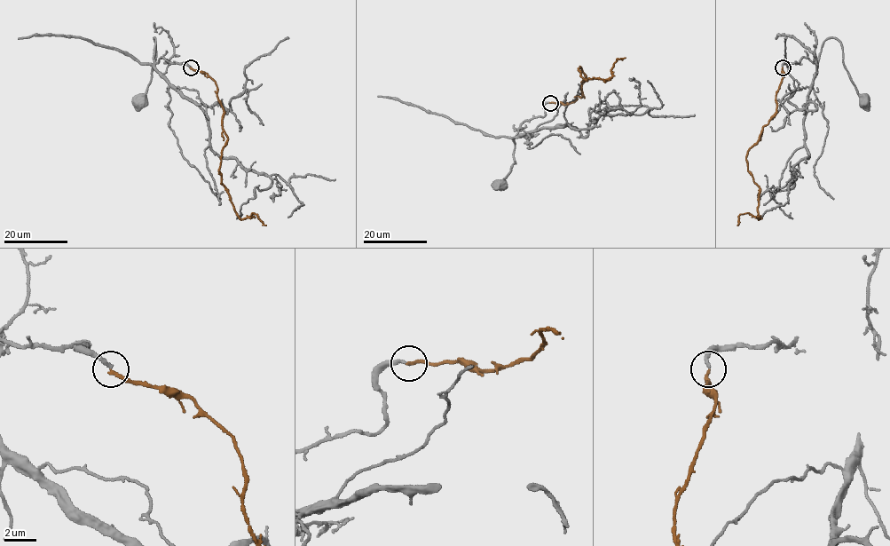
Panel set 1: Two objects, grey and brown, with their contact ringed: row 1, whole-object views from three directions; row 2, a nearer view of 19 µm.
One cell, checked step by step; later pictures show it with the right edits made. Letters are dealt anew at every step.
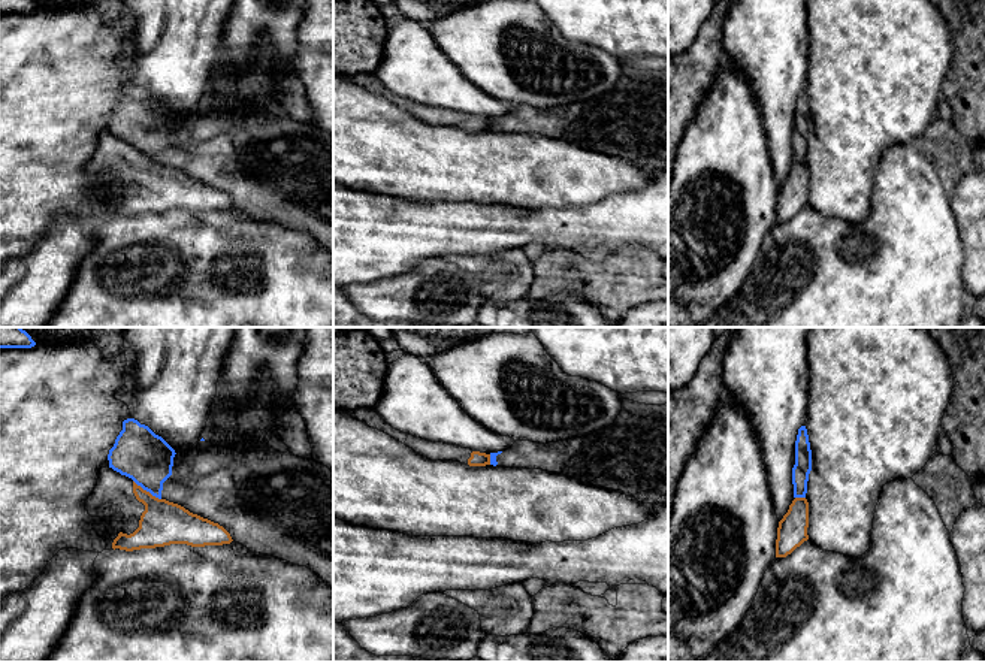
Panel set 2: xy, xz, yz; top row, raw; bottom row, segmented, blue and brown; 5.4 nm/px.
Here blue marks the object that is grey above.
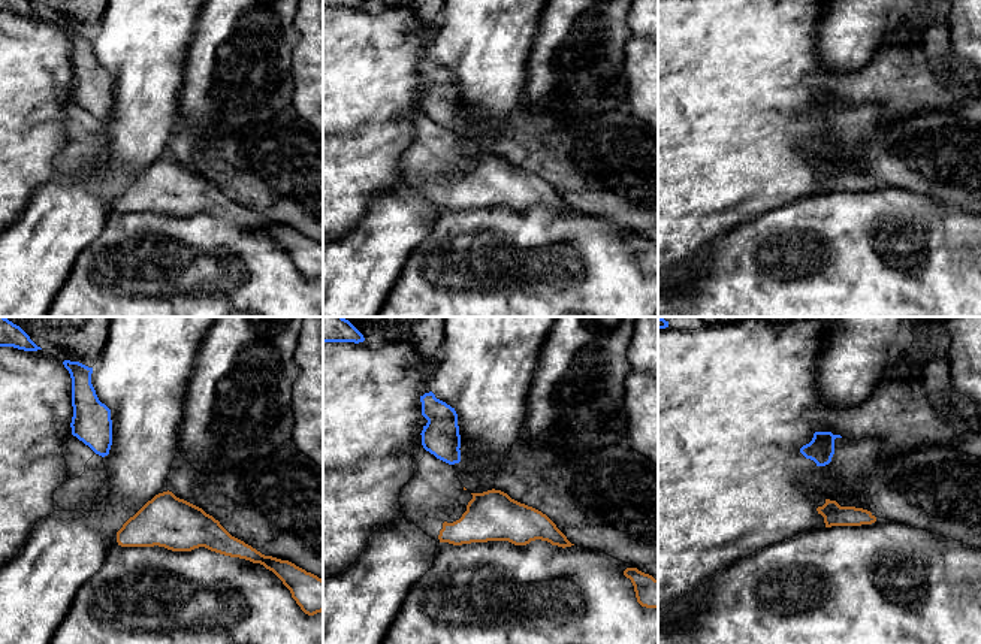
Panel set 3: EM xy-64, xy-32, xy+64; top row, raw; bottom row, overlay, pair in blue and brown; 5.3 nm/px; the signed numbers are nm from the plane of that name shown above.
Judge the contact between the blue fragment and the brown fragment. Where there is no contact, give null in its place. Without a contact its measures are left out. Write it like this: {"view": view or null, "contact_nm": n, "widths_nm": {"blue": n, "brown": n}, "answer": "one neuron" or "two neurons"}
{"view": "xy", "contact_nm": 190, "widths_nm": {"blue": 280, "brown": 240}, "answer": "two neurons"}

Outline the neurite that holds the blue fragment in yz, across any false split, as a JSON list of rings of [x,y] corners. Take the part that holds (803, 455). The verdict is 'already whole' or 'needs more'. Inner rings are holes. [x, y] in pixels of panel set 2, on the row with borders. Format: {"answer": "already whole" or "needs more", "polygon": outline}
{"answer": "already whole", "polygon": [[[801,426],[795,441],[795,465],[792,468],[794,498],[806,498],[810,471],[812,450],[807,429]]]}

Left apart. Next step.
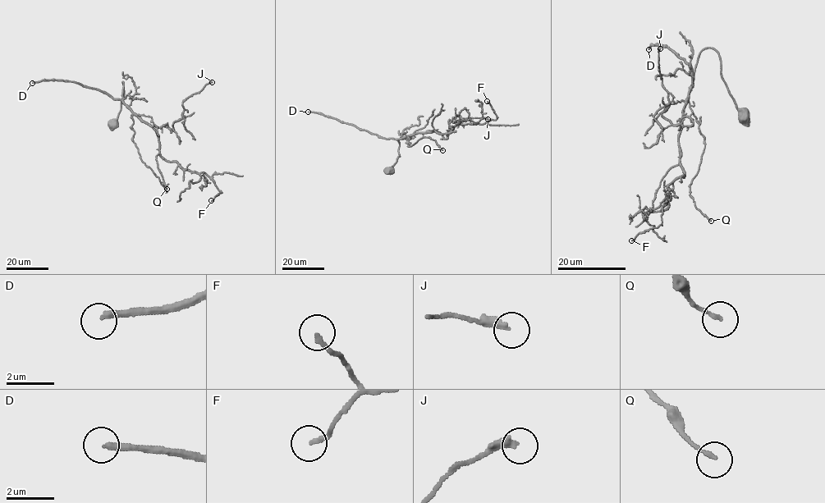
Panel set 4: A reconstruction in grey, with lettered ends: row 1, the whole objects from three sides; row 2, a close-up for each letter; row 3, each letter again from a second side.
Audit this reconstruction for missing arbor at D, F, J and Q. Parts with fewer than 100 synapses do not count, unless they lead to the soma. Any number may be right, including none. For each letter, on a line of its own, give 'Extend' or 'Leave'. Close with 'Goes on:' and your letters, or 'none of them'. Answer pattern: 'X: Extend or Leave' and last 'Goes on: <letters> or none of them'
D: Extend
F: Leave
J: Leave
Q: Leave
Goes on: D

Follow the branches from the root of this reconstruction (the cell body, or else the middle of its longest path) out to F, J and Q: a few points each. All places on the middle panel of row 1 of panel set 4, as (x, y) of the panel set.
F: (390, 171), (399, 156), (399, 139), (433, 130), (450, 133), (457, 124), (494, 120), (497, 115), (487, 101)
J: (390, 171), (399, 156), (399, 139), (428, 131), (446, 139), (449, 120), (488, 119)
Q: (390, 171), (392, 171), (399, 156), (399, 139), (408, 136), (410, 146), (423, 137), (429, 137), (442, 150)

